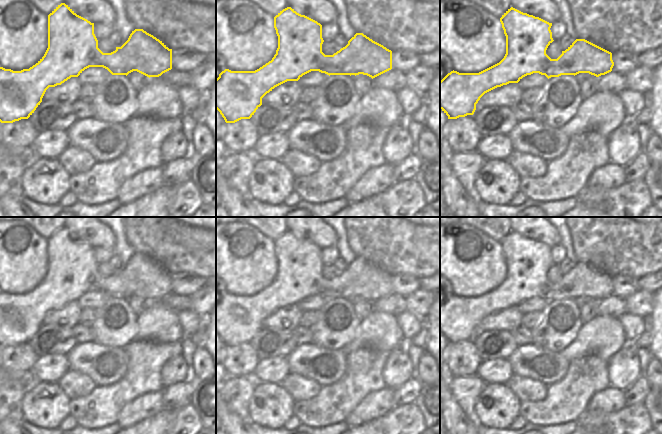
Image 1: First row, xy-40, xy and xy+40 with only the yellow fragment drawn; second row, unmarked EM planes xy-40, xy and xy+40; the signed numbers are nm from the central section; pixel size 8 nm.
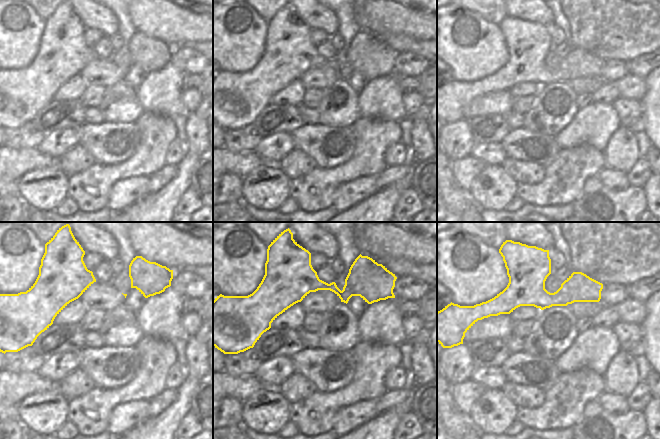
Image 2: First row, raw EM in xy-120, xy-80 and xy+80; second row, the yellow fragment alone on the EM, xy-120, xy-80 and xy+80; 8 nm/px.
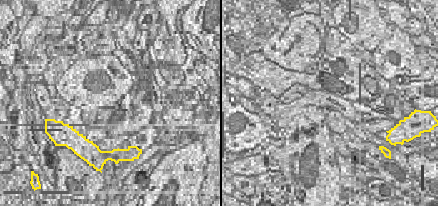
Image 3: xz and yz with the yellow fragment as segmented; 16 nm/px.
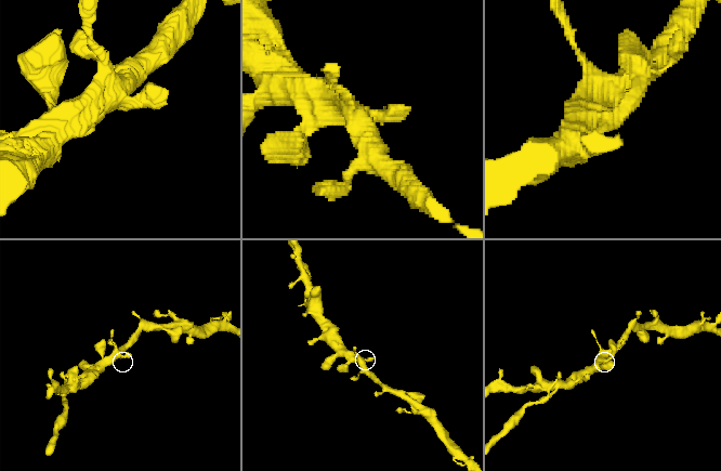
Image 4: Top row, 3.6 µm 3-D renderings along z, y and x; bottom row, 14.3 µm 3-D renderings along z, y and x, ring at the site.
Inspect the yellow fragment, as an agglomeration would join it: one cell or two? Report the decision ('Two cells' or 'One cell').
One cell.

